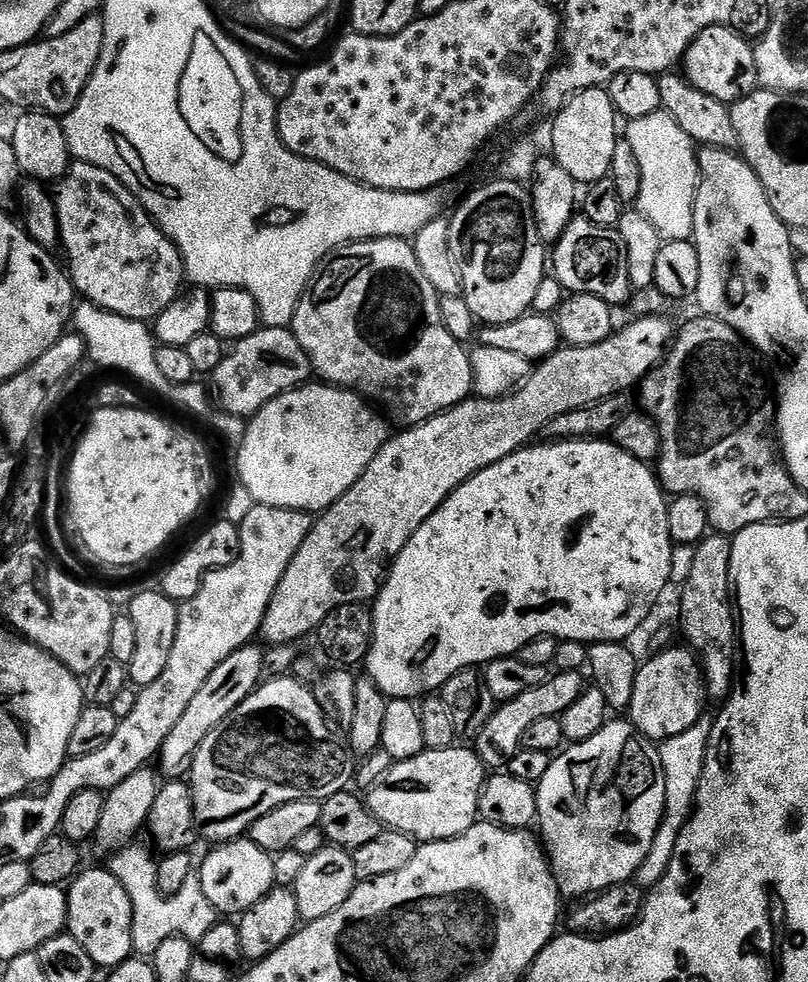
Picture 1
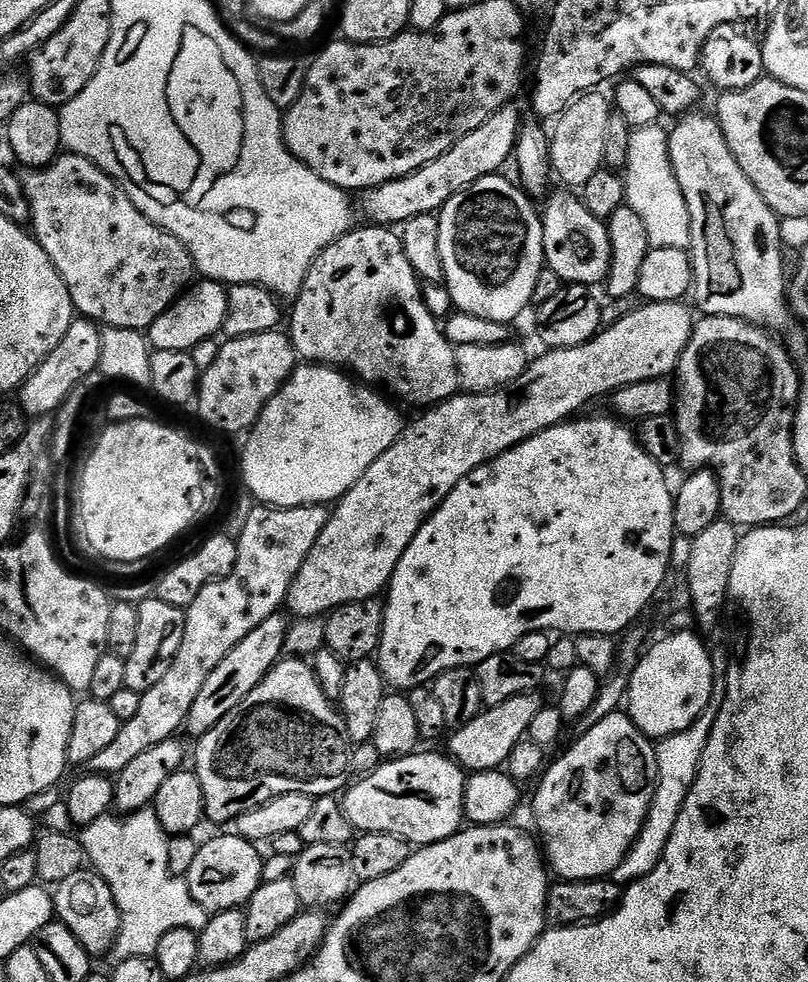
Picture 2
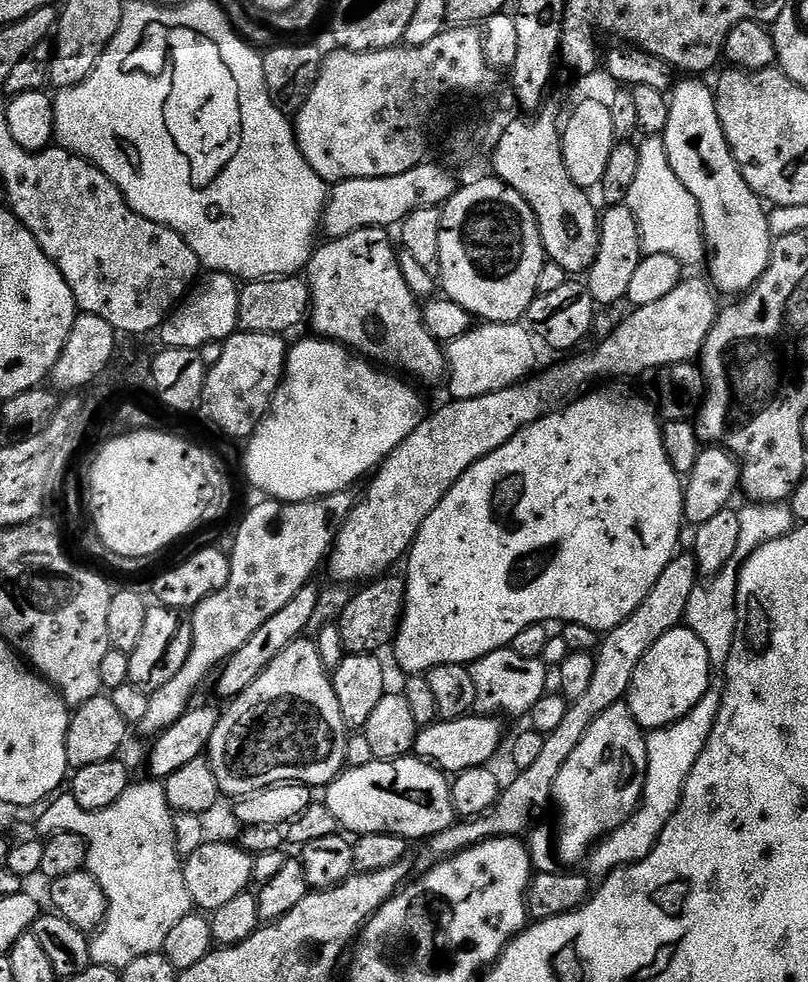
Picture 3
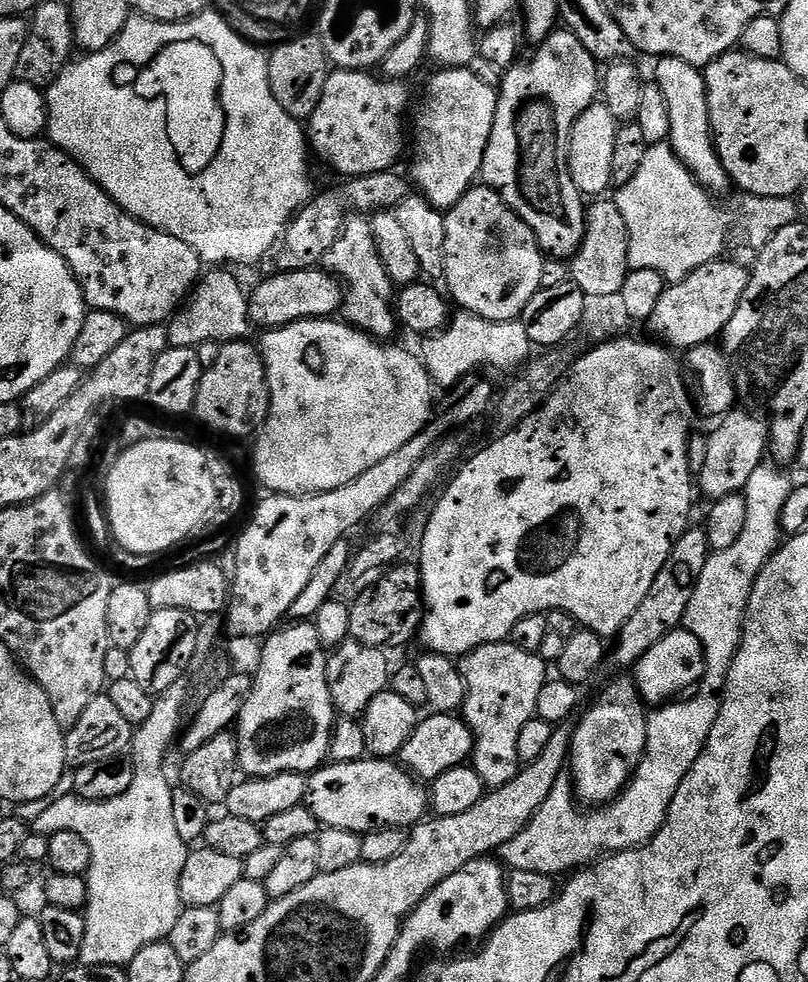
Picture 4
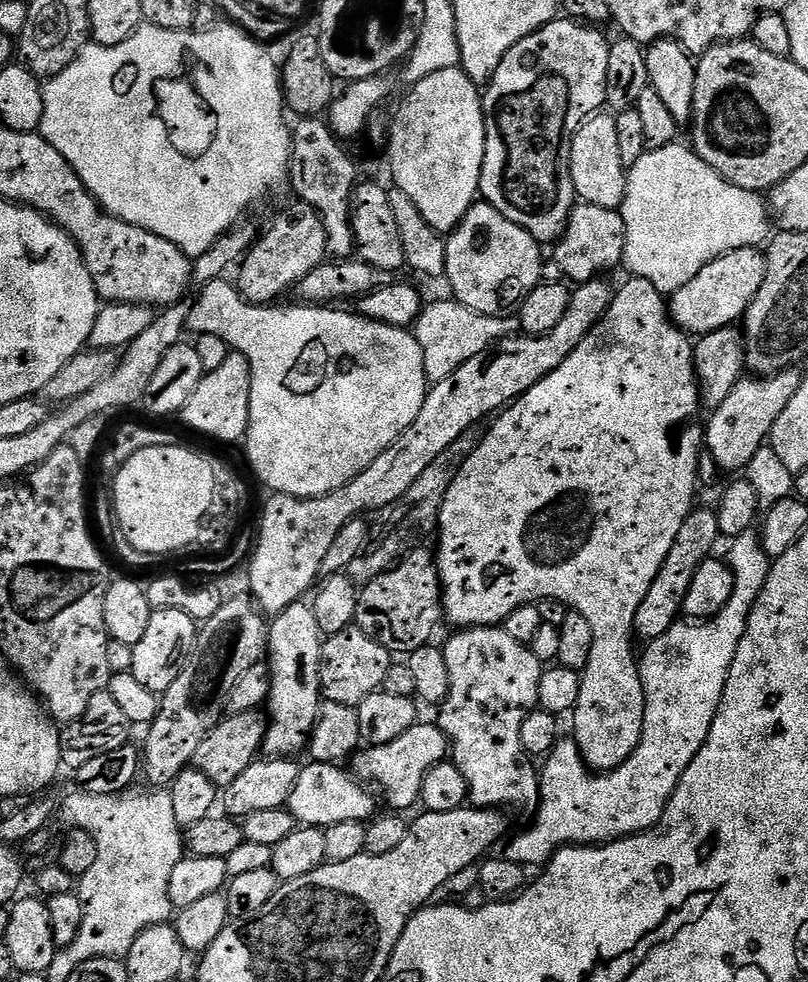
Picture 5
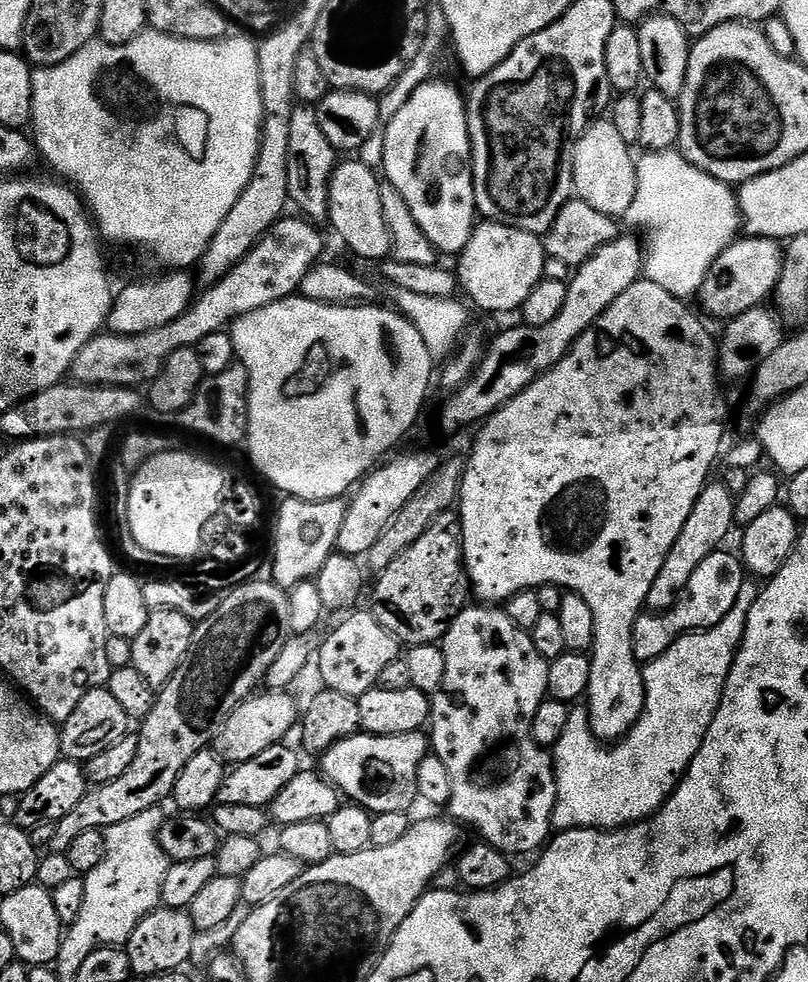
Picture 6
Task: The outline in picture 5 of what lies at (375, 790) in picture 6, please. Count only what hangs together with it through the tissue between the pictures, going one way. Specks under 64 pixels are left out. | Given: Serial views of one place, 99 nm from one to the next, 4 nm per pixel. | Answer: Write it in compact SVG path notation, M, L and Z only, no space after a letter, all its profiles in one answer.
M418 722L414 726L410 726L410 730L406 730L406 734L402 734L399 738L394 738L394 742L373 744L357 752L355 756L351 757L350 771L361 784L369 789L376 790L376 787L380 787L380 792L384 795L385 802L392 807L389 809L404 814L409 811L407 808L417 807L420 804L422 782L426 778L426 774L430 770L434 770L434 766L445 763L449 756L450 741L447 733L440 729L439 723L424 724L424 722Z

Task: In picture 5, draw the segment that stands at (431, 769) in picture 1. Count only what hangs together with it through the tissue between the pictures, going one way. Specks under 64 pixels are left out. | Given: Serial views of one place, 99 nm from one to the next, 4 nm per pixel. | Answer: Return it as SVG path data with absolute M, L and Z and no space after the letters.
M308 762L301 767L298 786L294 786L294 794L290 794L286 807L294 814L297 825L326 829L338 822L371 821L377 811L371 795L373 793L341 765Z

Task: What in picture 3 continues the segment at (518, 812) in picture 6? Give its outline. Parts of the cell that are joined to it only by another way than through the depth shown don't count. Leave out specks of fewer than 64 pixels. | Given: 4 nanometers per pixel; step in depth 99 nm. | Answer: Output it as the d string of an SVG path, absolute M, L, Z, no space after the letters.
M510 646L478 658L470 667L474 678L475 711L482 716L527 717L532 711L534 702L538 702L538 698L542 698L549 691L548 665L541 659L520 657L514 654Z

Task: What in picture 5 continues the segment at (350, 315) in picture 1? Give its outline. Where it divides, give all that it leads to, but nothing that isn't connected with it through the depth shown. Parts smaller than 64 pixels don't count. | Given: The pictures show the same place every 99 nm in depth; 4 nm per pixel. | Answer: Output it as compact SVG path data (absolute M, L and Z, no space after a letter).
M309 116L307 118L300 118L295 121L294 127L292 128L292 163L290 165L290 188L297 192L299 199L305 204L314 206L318 210L318 214L322 218L322 222L326 226L326 234L328 235L328 256L332 258L348 258L353 255L354 245L356 239L354 238L354 230L352 229L352 198L354 195L354 189L357 187L358 179L356 180L356 168L358 172L358 164L352 161L352 156L347 152L345 145L341 143L338 137L332 132L332 127L328 125L327 119L319 116Z

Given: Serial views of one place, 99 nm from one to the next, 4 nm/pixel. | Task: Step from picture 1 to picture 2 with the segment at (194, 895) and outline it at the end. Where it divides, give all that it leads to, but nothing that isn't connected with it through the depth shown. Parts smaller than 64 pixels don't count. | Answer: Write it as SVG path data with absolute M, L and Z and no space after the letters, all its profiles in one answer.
M151 807L143 808L141 812L116 815L109 814L98 818L98 822L90 822L90 826L82 829L82 843L87 863L95 872L105 880L114 894L114 902L118 902L120 911L120 933L116 945L110 953L113 961L142 958L143 956L155 957L158 942L162 942L165 934L170 930L189 928L191 932L200 933L208 925L210 913L198 902L194 902L194 894L190 894L190 886L183 876L170 876L167 863L152 860L148 864L148 820L153 819L154 812Z

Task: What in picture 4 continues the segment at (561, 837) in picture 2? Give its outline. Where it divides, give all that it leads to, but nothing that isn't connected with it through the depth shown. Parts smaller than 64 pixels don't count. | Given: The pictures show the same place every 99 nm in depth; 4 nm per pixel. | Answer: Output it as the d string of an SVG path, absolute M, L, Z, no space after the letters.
M631 694L600 696L596 705L582 716L579 717L580 725L575 725L572 734L570 775L575 795L585 805L603 806L624 791L624 787L636 773L641 758L644 757L648 712L640 697Z

